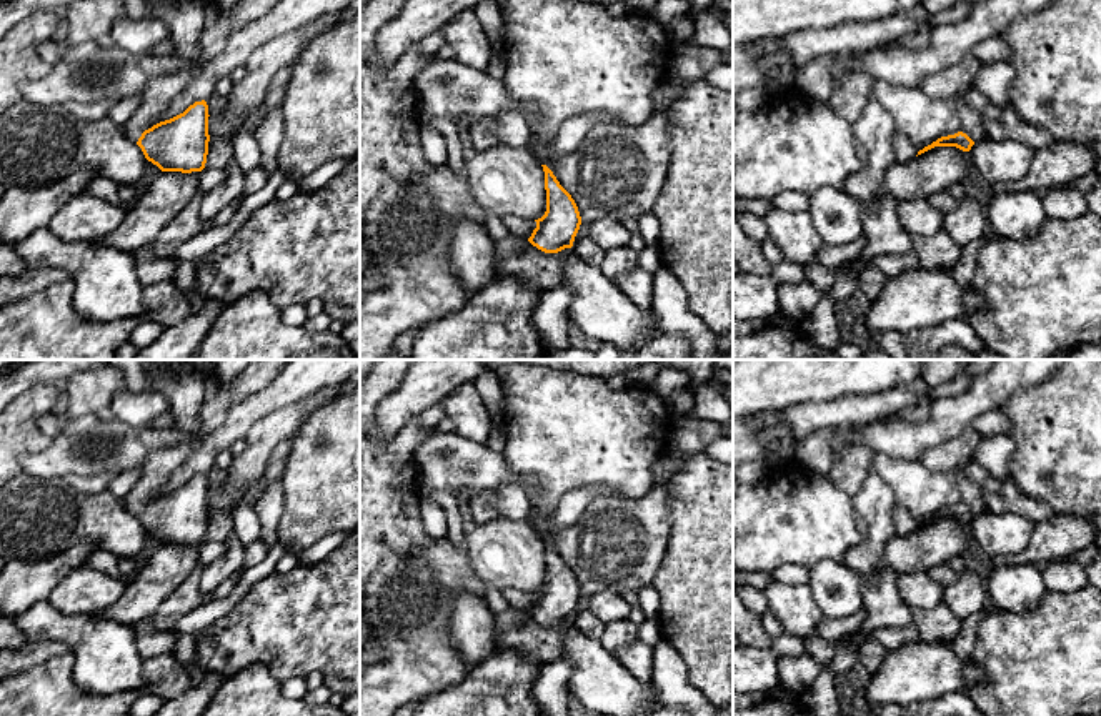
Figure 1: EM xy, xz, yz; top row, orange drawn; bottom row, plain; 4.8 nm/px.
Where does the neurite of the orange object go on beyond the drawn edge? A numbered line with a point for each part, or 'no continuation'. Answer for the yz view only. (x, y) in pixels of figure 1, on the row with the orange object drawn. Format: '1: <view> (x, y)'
1: yz (971, 120)

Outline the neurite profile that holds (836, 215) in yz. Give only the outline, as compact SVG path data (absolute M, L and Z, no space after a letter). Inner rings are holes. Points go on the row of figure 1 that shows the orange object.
M821 188L810 198L808 211L825 245L849 245L863 235L863 205L846 190Z

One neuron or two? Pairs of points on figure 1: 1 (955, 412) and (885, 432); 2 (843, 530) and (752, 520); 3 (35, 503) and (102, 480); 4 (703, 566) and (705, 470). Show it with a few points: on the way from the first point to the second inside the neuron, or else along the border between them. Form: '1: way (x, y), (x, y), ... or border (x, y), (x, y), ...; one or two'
1: way (938, 428), (933, 432), (901, 432); one
2: way (820, 525), (787, 525), (775, 520); one
3: border (67, 478), (77, 490), (85, 493), (107, 490); two
4: way (705, 543), (705, 493); one

